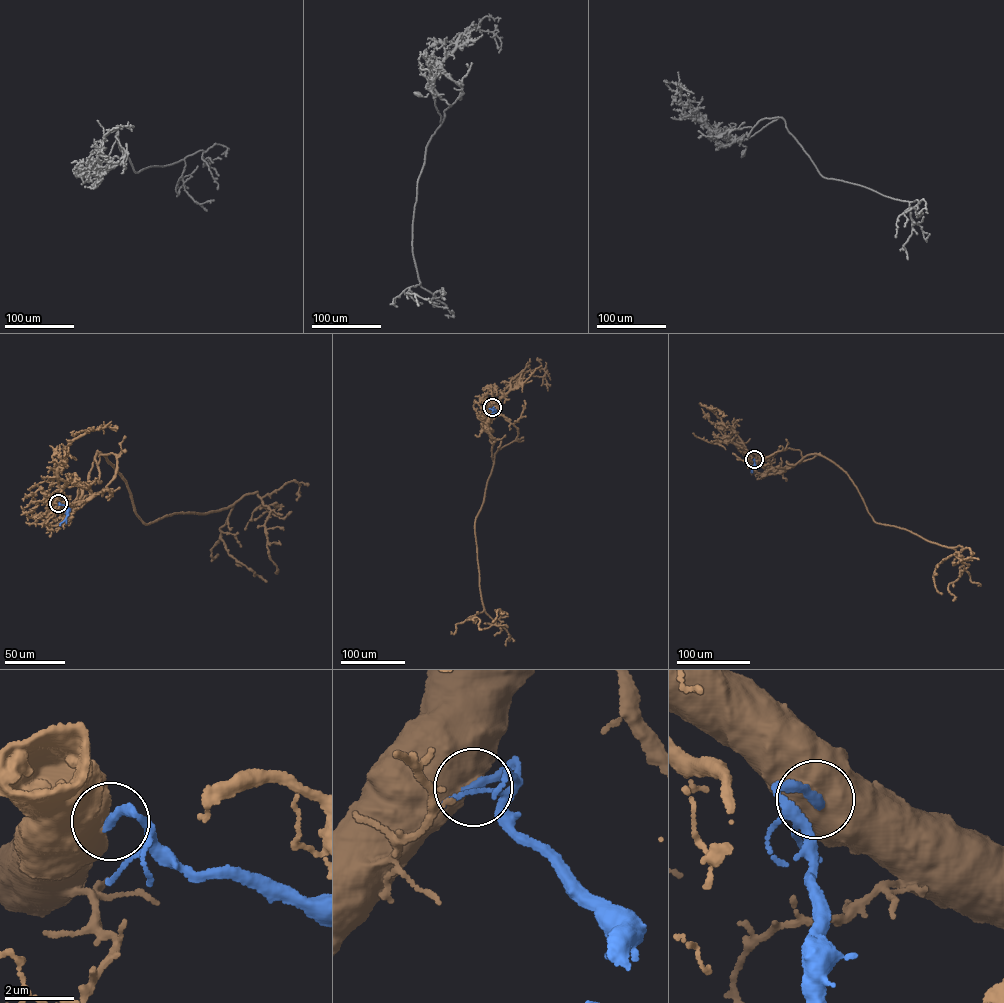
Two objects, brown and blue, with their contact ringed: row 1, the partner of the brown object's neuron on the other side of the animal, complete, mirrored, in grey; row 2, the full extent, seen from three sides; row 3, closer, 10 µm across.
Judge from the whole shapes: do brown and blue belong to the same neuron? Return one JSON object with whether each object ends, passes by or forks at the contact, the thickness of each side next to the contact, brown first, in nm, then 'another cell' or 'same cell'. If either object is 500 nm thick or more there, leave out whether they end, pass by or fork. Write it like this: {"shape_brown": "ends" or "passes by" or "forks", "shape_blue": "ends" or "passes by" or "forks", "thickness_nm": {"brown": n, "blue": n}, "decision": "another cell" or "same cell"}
{"thickness_nm": {"brown": 550, "blue": 280}, "decision": "same cell"}

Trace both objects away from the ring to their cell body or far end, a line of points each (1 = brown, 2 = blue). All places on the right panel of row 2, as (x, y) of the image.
1: (754, 459), (781, 470), (822, 455), (848, 475), (876, 522), (962, 547), (936, 567), (942, 594)
2: (754, 459), (751, 472)

